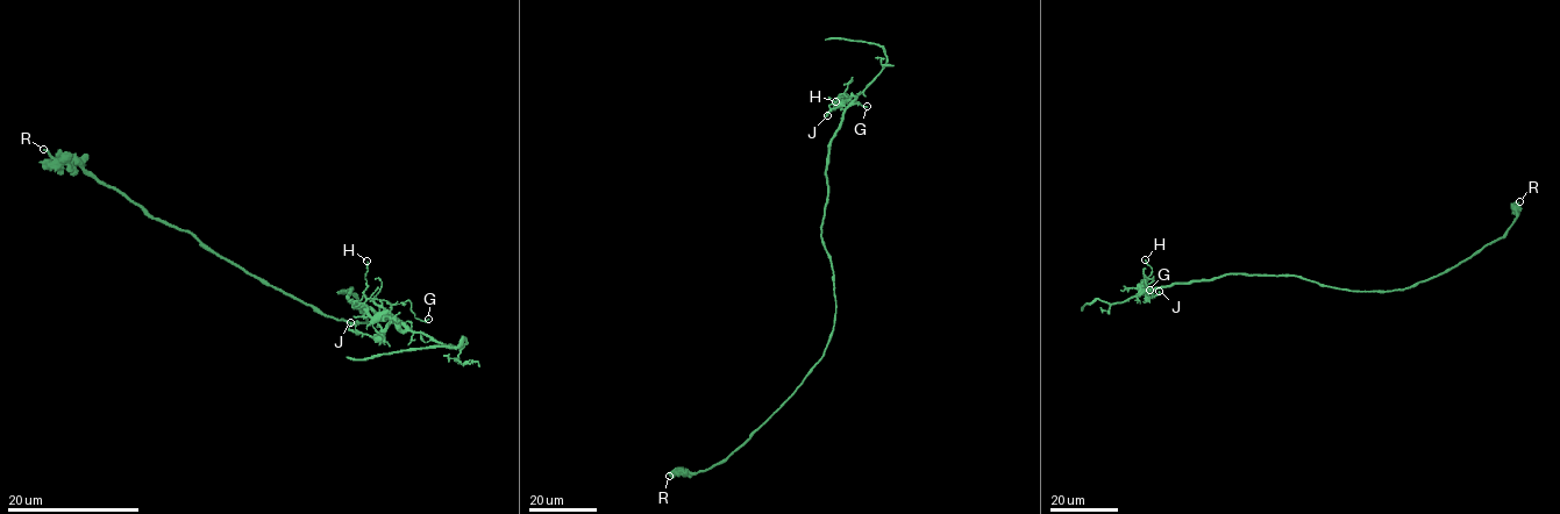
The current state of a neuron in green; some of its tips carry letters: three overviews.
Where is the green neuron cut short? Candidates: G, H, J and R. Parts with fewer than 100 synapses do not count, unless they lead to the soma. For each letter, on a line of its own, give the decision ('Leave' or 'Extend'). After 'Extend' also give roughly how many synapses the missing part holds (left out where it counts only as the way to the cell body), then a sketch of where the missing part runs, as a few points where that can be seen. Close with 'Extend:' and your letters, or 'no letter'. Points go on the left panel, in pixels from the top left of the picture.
G: Leave
H: Leave
J: Leave
R: Leave
Extend: no letter

